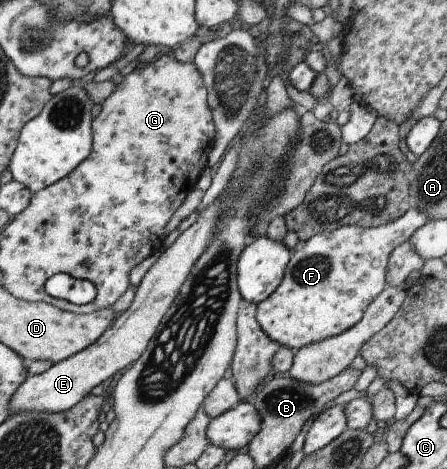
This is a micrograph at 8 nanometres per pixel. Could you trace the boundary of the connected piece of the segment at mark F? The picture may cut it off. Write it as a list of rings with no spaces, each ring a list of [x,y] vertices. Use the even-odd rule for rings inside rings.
[[[410,205],[401,217],[398,217],[395,221],[378,225],[374,228],[358,228],[356,225],[342,225],[329,233],[322,233],[319,235],[311,236],[308,240],[305,240],[298,246],[298,248],[290,255],[290,260],[285,266],[282,280],[280,284],[274,289],[274,292],[265,298],[261,303],[255,306],[255,319],[260,325],[260,328],[266,333],[266,336],[274,342],[278,342],[279,345],[288,347],[293,351],[298,350],[300,347],[307,344],[321,341],[322,339],[340,334],[345,330],[348,330],[351,326],[354,326],[364,314],[365,308],[382,292],[385,287],[385,268],[387,265],[388,257],[390,253],[399,245],[406,241],[409,236],[419,227],[422,226],[429,219],[427,216],[420,212],[420,209],[412,208]]]

